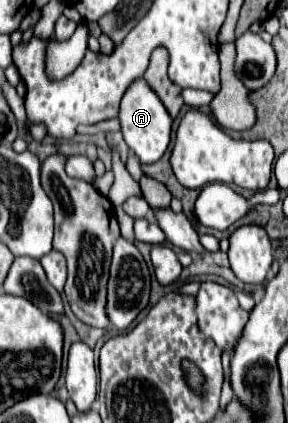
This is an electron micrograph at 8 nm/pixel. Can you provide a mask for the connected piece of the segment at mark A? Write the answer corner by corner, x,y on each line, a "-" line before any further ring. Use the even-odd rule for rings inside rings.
135,79
125,91
121,99
121,109
119,109
119,121
121,121
121,133
125,137
125,143
139,157
141,163
155,163
163,157
171,141
173,119
145,79

